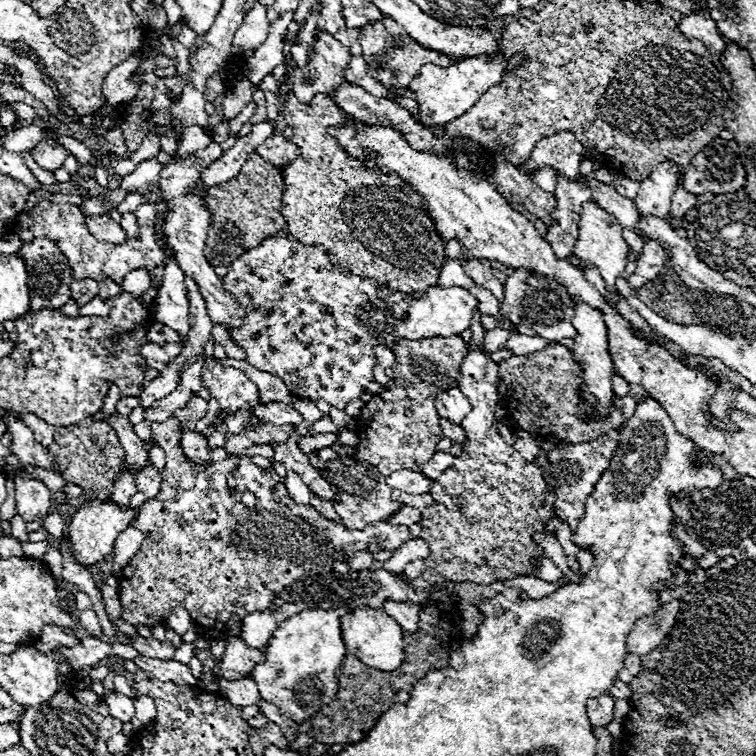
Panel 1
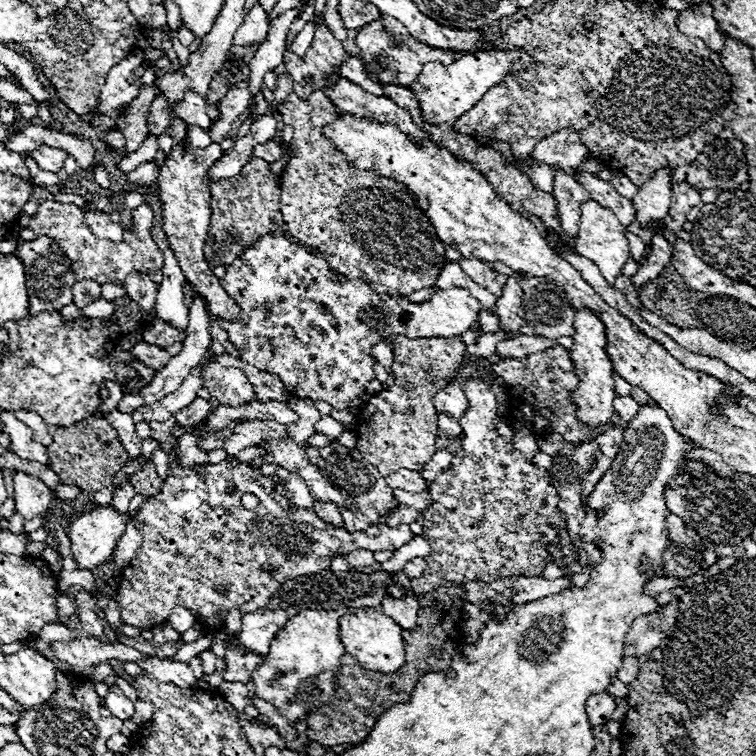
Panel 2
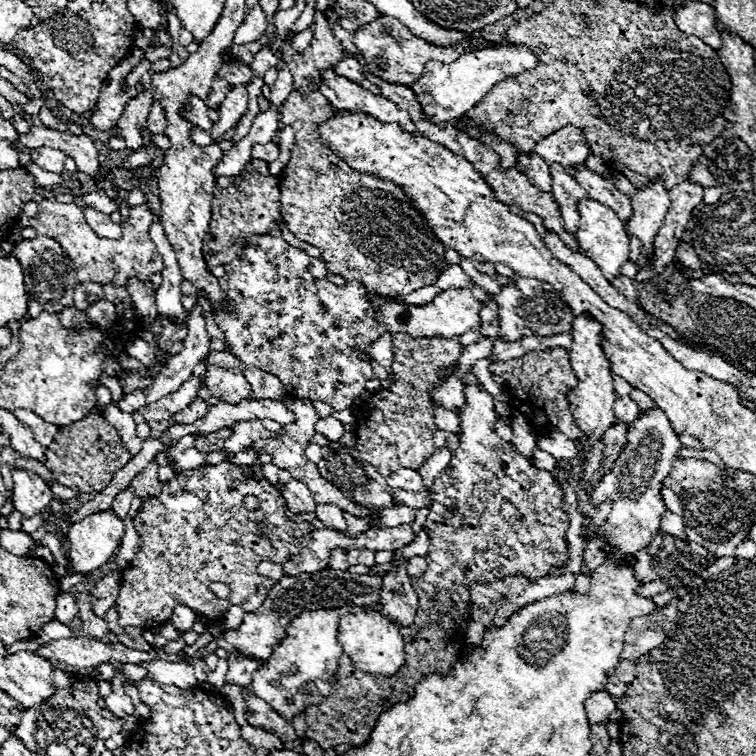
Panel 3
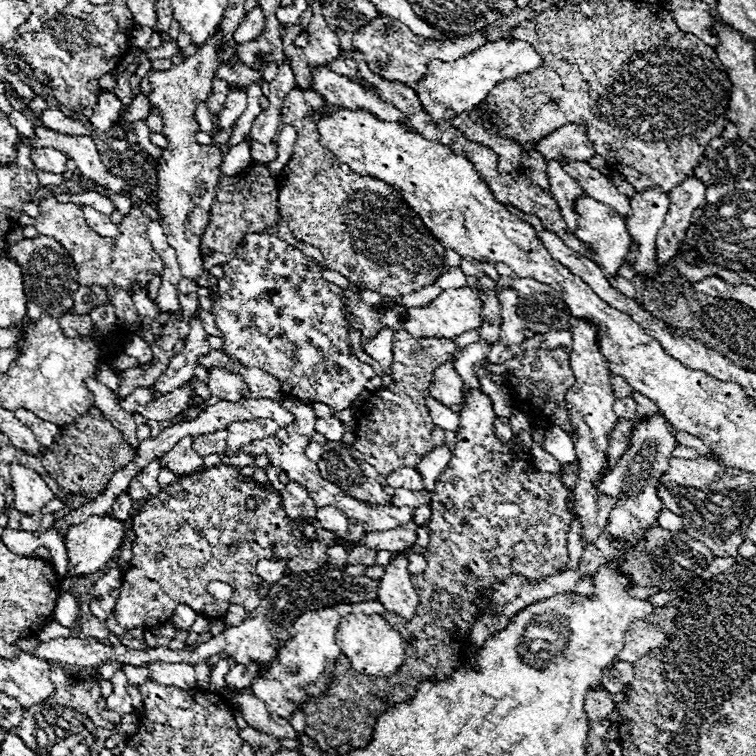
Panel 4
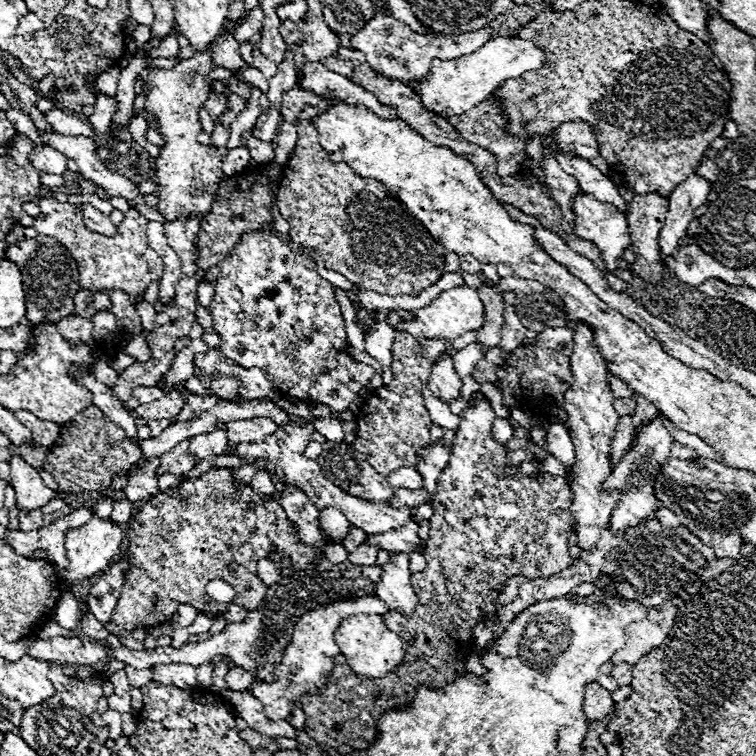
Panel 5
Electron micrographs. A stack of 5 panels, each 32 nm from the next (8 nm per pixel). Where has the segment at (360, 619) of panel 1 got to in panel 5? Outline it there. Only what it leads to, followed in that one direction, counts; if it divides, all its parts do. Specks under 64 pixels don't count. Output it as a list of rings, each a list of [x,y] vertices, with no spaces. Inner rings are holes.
[[[356,614],[344,618],[336,632],[336,644],[340,648],[340,654],[346,658],[350,670],[368,678],[384,678],[394,672],[394,668],[404,660],[402,638],[386,628],[380,614]]]

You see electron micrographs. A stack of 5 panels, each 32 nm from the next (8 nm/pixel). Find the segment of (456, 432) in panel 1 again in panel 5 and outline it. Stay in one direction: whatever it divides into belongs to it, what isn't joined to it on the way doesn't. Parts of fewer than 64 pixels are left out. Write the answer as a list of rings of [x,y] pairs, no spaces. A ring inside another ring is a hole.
[[[424,386],[422,394],[424,394],[424,404],[426,404],[426,410],[430,412],[432,422],[436,422],[442,428],[456,430],[460,424],[460,418],[450,412],[450,404],[444,400],[438,400],[438,396],[434,396],[428,386]]]

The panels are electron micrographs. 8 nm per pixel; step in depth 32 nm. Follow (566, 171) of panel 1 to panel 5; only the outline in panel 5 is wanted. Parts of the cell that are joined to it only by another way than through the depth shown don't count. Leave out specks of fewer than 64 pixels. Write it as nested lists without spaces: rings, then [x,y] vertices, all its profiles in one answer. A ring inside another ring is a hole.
[[[582,120],[566,122],[554,132],[554,136],[558,138],[558,142],[564,148],[570,148],[572,154],[582,156],[586,160],[592,160],[600,154],[598,152],[598,138],[594,136],[592,126],[588,122],[582,122]]]

